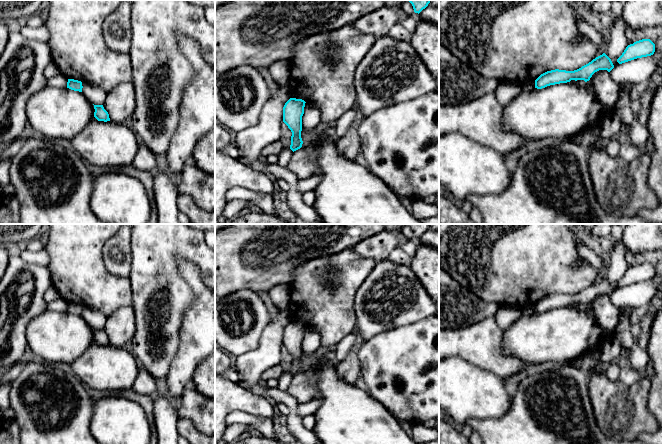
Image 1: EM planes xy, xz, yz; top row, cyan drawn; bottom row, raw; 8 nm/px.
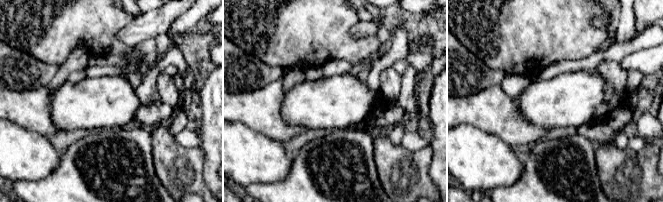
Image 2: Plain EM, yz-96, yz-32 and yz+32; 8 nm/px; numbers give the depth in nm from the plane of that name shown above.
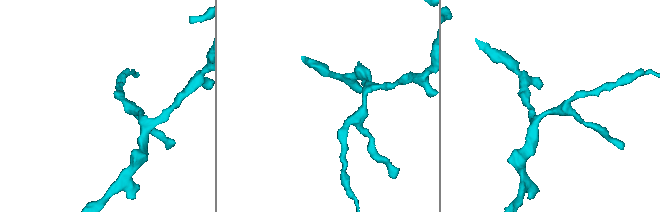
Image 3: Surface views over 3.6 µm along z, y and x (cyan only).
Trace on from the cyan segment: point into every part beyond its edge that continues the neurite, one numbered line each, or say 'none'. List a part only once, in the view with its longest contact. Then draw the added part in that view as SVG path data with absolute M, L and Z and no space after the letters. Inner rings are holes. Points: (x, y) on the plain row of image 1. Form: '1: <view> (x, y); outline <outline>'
none

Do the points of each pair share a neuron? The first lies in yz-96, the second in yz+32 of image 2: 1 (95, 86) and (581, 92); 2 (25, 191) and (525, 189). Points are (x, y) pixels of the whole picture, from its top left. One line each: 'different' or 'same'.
1: same
2: same

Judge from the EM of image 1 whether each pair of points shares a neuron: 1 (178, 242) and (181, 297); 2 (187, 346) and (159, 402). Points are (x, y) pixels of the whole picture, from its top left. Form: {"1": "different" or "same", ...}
{"1": "same", "2": "different"}

